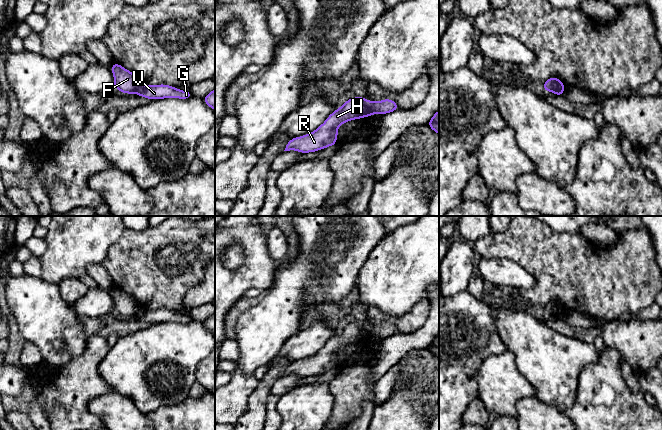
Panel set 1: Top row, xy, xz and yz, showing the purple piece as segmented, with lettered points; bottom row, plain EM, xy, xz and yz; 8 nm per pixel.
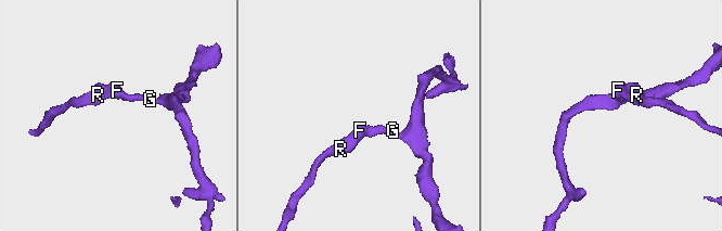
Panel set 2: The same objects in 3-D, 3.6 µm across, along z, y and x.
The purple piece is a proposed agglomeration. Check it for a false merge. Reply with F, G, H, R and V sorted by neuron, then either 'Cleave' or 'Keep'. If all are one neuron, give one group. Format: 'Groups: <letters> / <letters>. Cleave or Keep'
Groups: F H R / G V. Cleave

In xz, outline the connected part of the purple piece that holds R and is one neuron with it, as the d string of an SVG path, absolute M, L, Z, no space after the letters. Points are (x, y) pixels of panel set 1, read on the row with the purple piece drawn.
M361 95L348 99L343 106L331 113L315 131L290 139L284 151L296 150L300 153L310 153L337 145L338 127L350 120L360 119L362 104Z

